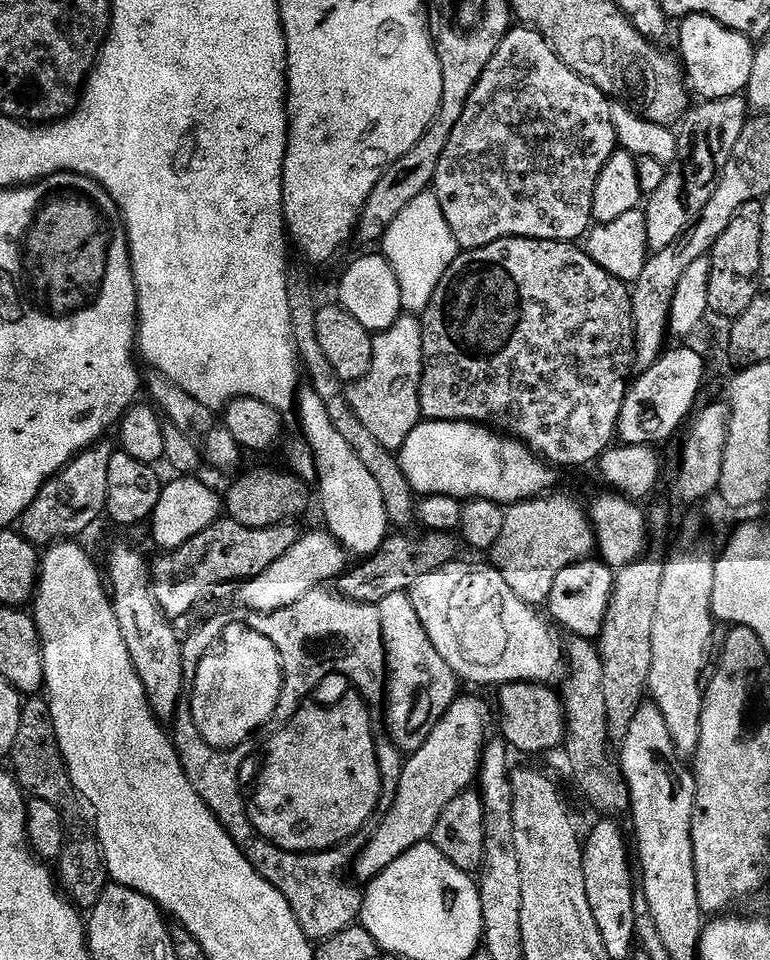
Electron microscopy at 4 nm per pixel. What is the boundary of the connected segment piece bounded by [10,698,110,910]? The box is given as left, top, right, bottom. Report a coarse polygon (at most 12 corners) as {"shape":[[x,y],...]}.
{"shape":[[47,699],[24,700],[16,781],[64,819],[58,883],[91,910],[110,877]]}

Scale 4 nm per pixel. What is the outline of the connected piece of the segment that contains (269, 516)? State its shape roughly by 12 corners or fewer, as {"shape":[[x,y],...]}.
{"shape":[[252,468],[224,494],[227,517],[269,528],[299,521],[309,485]]}

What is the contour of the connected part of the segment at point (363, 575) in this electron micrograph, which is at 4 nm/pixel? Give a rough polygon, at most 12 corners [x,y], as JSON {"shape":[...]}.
{"shape":[[453,533],[389,534],[339,577],[339,595],[379,606],[457,559]]}

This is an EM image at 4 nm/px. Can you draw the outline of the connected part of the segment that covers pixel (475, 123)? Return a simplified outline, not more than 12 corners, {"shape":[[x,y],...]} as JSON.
{"shape":[[516,26],[434,181],[464,250],[576,242],[609,97]]}

